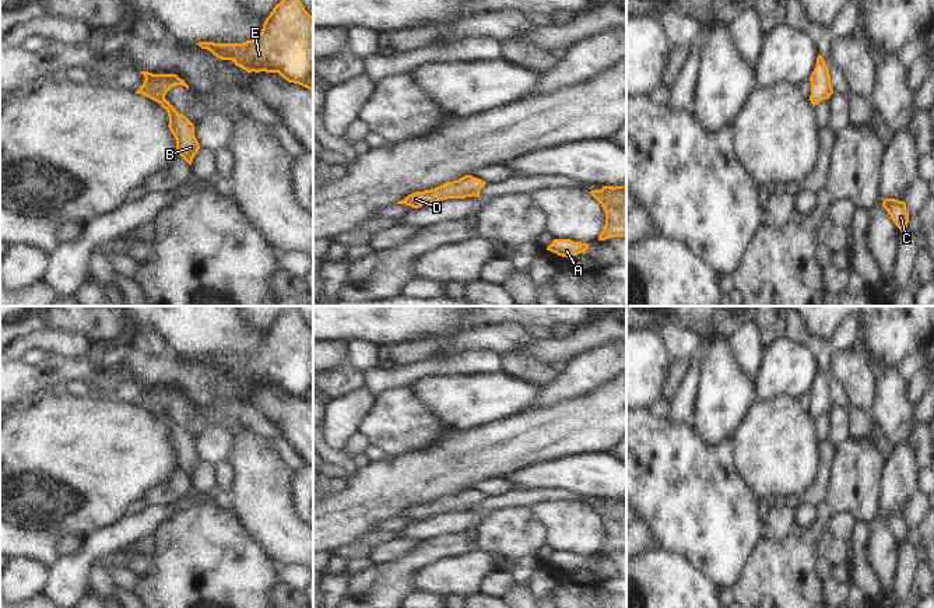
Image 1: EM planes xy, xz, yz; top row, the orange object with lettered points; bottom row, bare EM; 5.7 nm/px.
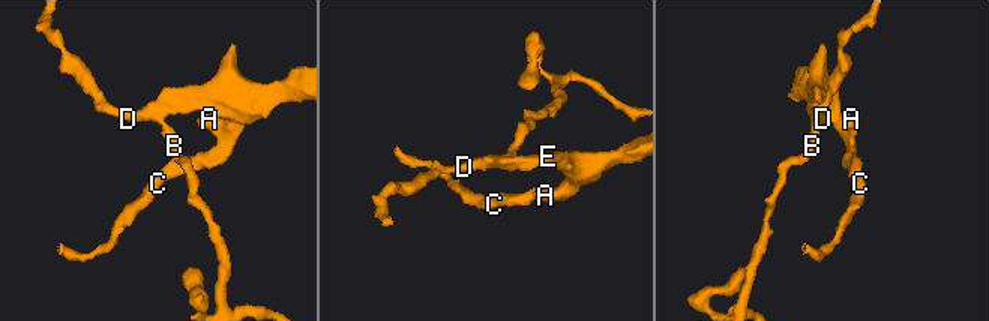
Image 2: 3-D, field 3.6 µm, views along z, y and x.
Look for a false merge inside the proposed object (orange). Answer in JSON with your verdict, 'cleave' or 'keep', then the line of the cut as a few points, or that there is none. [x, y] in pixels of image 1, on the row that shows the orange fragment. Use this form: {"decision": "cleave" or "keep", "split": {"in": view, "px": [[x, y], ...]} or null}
{"decision": "keep", "split": null}

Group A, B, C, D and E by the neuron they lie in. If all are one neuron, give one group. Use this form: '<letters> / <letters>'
A B C D E

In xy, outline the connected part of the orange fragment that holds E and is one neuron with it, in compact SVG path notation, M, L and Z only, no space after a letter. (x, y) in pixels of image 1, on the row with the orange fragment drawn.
M281 0L261 32L243 43L199 42L221 60L232 60L247 73L278 73L288 82L313 91L313 17L301 0Z

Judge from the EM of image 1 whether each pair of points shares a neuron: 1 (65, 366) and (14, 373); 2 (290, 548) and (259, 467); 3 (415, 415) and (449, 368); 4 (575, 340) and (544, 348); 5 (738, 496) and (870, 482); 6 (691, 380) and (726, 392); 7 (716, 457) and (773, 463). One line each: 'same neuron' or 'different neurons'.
1: same neuron
2: same neuron
3: different neurons
4: same neuron
5: different neurons
6: different neurons
7: different neurons

